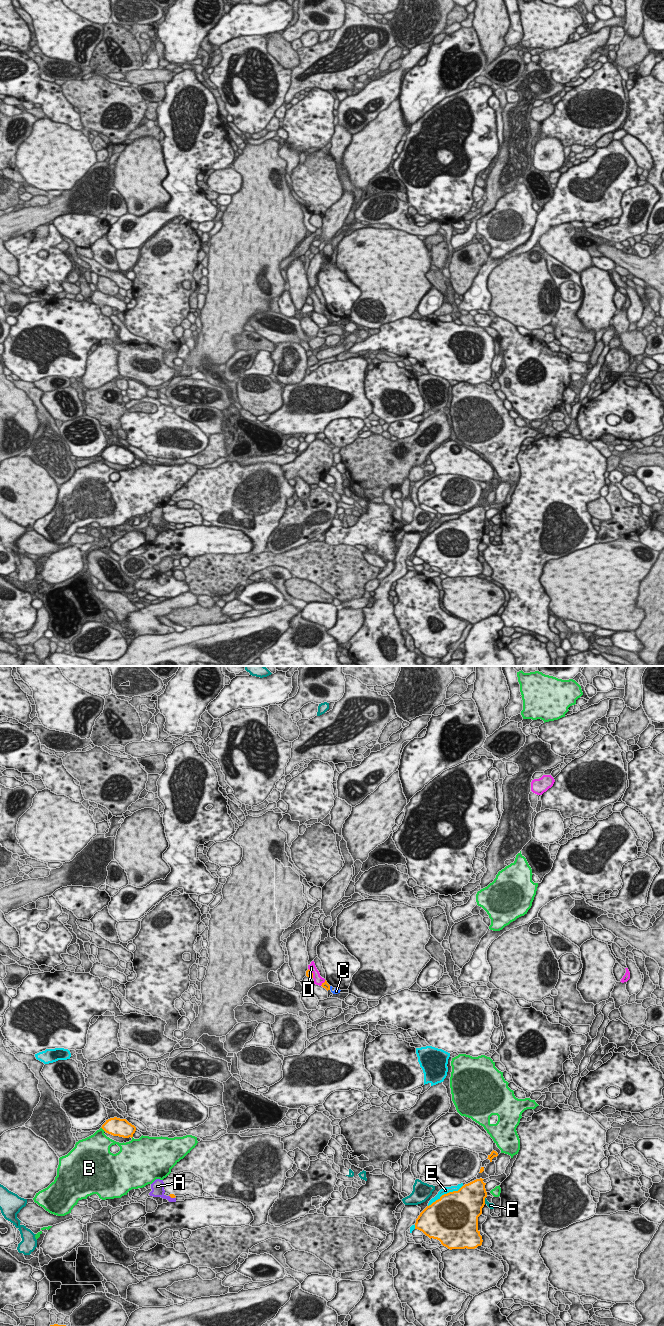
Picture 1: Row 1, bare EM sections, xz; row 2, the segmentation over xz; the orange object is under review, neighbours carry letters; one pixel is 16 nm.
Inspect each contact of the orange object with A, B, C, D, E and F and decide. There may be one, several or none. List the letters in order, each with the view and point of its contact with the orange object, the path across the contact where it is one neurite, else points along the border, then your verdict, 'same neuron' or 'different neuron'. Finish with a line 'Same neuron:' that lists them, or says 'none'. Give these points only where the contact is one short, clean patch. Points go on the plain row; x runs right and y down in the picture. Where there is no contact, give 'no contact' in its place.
A: xz (172, 525) | different neuron
B: xz (103, 457) | different neuron
C: xz (329, 316) | along xz (329, 314), (330, 317) | different neuron
D: xz (312, 301) | different neuron
E: xz (445, 522) | different neuron
F: xz (484, 528) | different neuron
Same neuron: none

